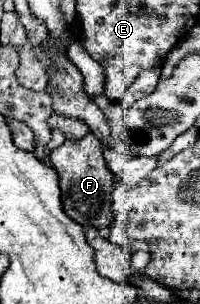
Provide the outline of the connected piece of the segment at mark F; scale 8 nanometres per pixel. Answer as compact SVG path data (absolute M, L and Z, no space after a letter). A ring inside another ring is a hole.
M94 133L80 137L78 141L66 139L60 147L50 153L50 163L58 173L60 191L62 191L62 207L68 217L78 221L80 225L92 225L96 229L108 227L112 223L112 187L114 175L106 165L104 149L100 139Z

